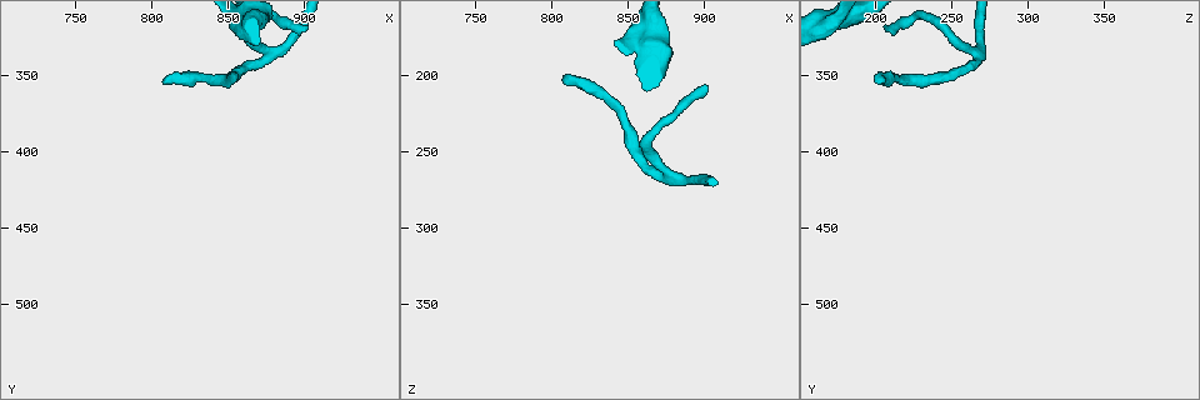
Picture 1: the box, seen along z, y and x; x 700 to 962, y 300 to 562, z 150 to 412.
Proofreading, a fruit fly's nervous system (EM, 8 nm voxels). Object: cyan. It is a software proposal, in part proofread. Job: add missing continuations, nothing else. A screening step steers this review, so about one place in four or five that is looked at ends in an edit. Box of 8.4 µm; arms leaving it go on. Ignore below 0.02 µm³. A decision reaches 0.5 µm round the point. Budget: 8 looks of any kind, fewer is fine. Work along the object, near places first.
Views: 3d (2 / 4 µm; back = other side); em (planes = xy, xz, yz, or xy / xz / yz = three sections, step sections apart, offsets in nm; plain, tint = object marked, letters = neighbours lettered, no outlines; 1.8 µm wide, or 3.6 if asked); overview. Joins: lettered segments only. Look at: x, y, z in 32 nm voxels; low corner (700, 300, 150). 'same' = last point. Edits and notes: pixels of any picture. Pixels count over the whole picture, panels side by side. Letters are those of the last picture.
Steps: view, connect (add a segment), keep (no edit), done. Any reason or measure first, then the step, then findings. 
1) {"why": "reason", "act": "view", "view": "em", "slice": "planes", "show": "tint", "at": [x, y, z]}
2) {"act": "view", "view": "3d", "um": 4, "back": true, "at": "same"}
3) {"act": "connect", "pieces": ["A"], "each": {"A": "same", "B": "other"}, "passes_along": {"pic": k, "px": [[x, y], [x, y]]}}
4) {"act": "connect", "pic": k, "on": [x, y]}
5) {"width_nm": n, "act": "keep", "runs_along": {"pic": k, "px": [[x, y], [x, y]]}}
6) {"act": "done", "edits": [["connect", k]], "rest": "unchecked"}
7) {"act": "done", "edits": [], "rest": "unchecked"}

{"act": "view", "view": "3d", "um": 4, "back": true, "at": [808, 354, 202]}

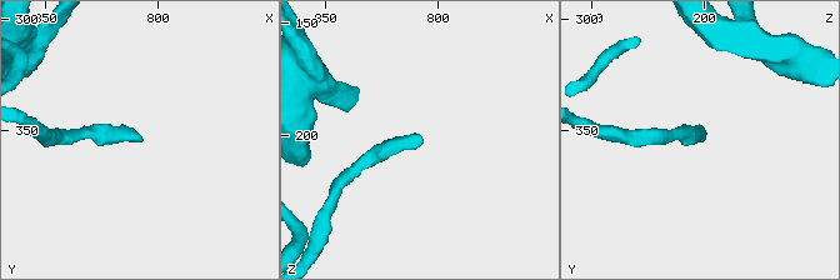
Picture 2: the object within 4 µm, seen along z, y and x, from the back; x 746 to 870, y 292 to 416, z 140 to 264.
{"why": "now the EM", "act": "view", "view": "em", "slice": "planes", "show": "plain", "at": [807, 354, 200]}

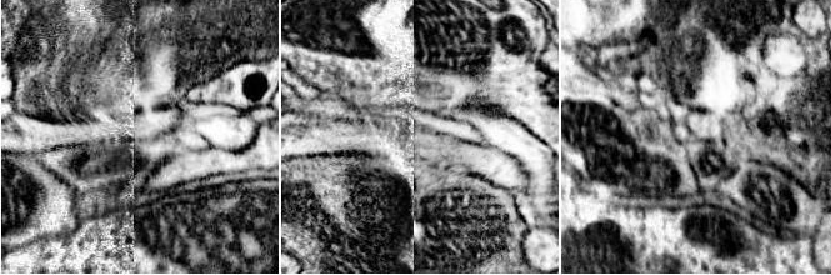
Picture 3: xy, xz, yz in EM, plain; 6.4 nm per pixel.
{"why": "see the neighbours", "act": "view", "view": "em", "slice": "planes", "show": "letters", "at": "same"}

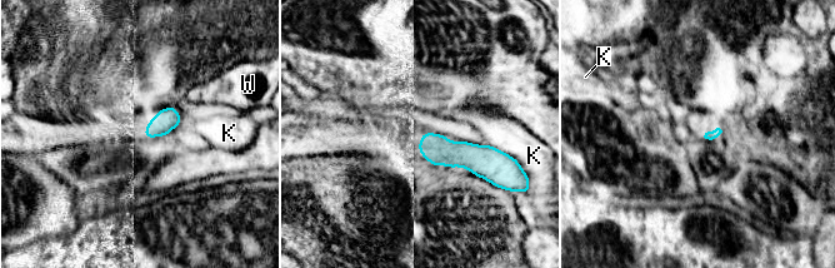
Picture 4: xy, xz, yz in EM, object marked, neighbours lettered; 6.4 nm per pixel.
{"act": "keep", "each": {"K": "other", "W": "other"}, "border": {"pic": 4, "px": [[488, 144], [505, 153]]}, "found": "no lettered segment goes on from it"}

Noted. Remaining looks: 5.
{"why": "branch stops here", "act": "view", "view": "3d", "um": 2, "at": [902, 318, 208]}

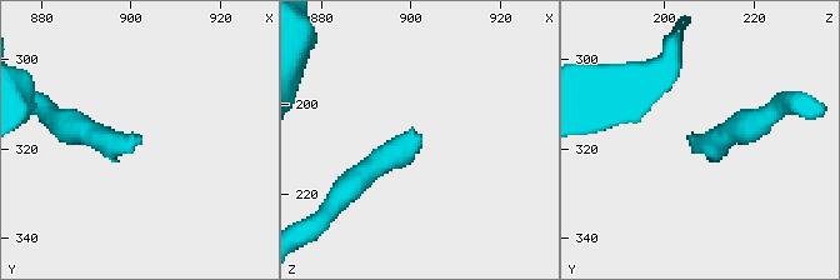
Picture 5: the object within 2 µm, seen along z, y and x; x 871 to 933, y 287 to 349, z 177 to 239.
{"act": "view", "view": "em", "slice": "planes", "show": "letters", "at": [900, 318, 206]}

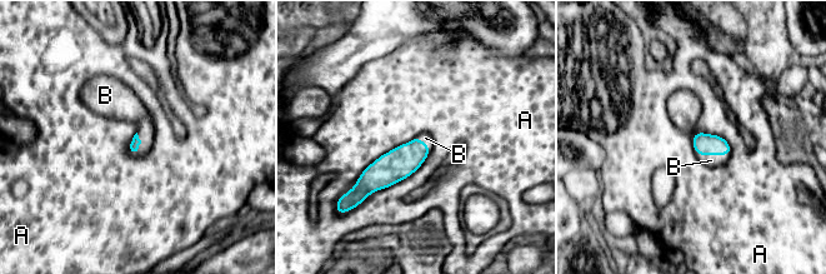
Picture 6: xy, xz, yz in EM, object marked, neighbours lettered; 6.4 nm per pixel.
{"act": "connect", "pieces": ["B"], "each": {"A": "other", "B": "same"}, "found": "the cell continues"}

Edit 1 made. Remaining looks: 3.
{"act": "done", "edits": [["connect", 6]], "rest": "unchecked"}

